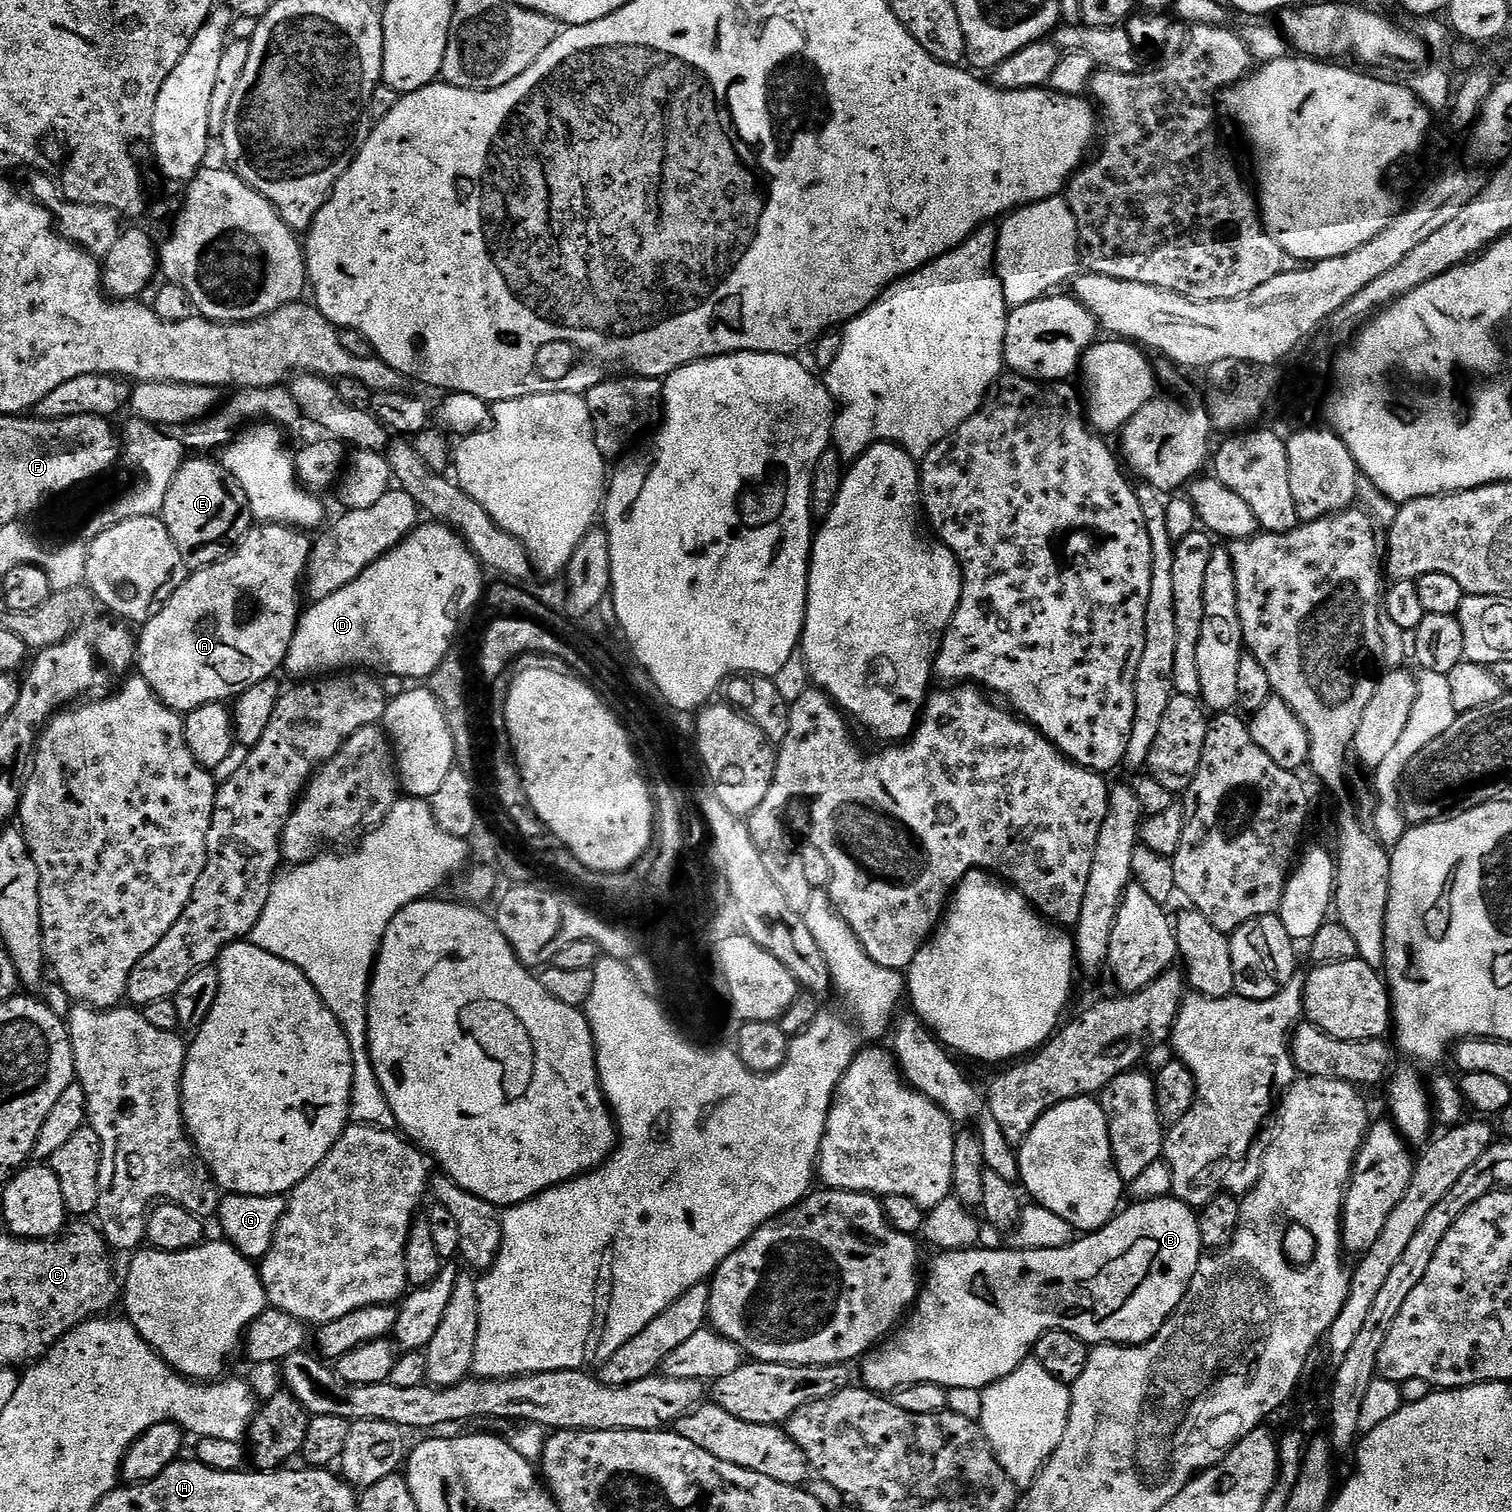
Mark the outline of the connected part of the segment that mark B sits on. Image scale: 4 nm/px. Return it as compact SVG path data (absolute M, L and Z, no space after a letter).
M1169 1194L1153 1200L1132 1202L1113 1216L1105 1228L1099 1228L1097 1232L1089 1232L1073 1239L1065 1248L984 1248L977 1246L963 1250L944 1250L932 1260L932 1265L927 1265L926 1279L923 1281L920 1294L916 1298L910 1315L881 1343L873 1347L863 1357L858 1368L858 1376L862 1379L863 1387L869 1392L877 1394L892 1394L897 1388L905 1388L911 1384L941 1384L943 1388L974 1388L983 1390L989 1388L994 1382L1006 1378L1019 1364L1029 1359L1030 1353L1035 1349L1038 1338L1050 1330L1066 1330L1078 1338L1082 1338L1085 1344L1095 1346L1098 1344L1144 1344L1147 1340L1153 1340L1162 1330L1172 1311L1182 1302L1194 1274L1198 1270L1202 1259L1202 1245L1200 1243L1200 1221L1197 1213L1188 1204L1177 1200Z

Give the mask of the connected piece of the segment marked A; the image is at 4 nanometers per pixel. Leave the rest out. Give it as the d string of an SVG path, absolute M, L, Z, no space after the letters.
M257 523L248 529L246 535L241 536L238 543L229 551L228 555L215 564L209 564L206 568L193 571L185 580L182 587L176 589L167 600L163 601L162 607L153 620L143 625L141 634L138 636L138 672L161 702L167 708L173 708L175 712L187 714L193 712L203 704L218 704L231 701L233 698L246 691L250 686L267 680L281 671L286 654L290 650L290 642L296 633L296 621L302 615L300 608L300 592L302 596L302 581L306 576L308 567L308 556L312 553L313 541L308 540L309 533L298 528L289 528L286 524L265 524Z

